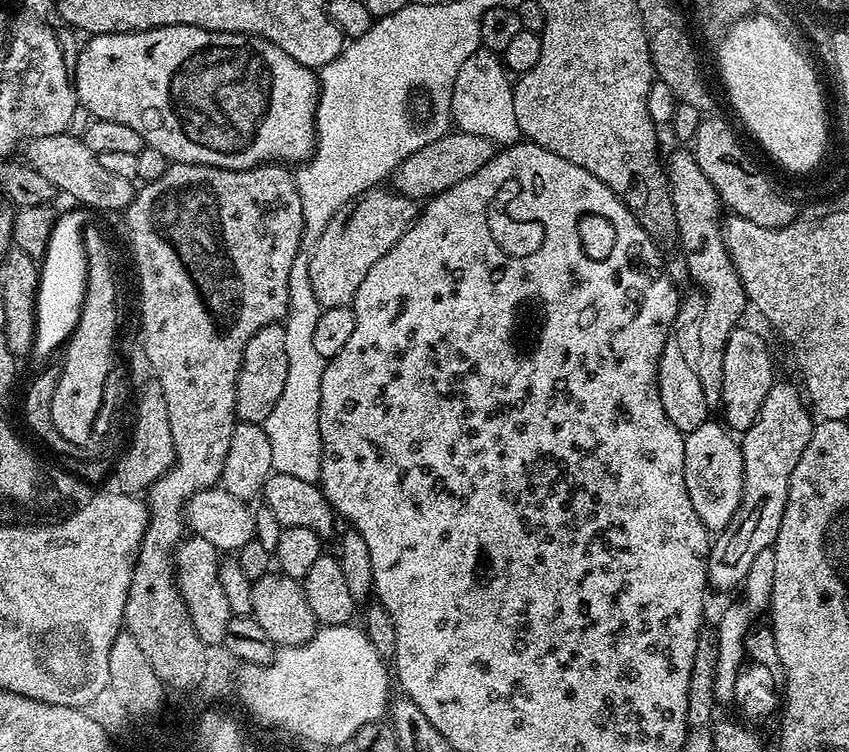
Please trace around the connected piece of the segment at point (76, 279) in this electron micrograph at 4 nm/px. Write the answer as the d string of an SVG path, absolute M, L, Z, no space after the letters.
M73 208L62 212L51 230L50 242L40 262L39 292L36 295L36 334L33 355L38 358L48 357L72 335L84 304L86 262L84 230L89 219L84 208Z

